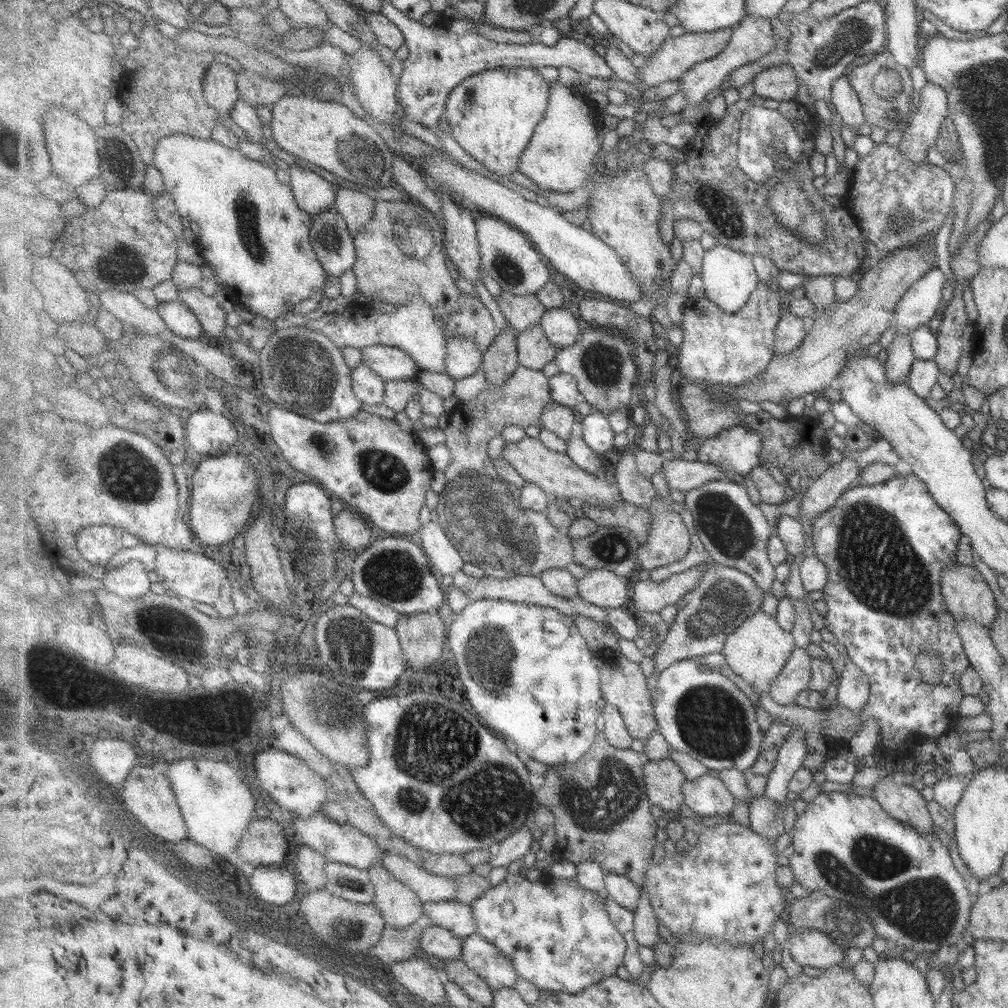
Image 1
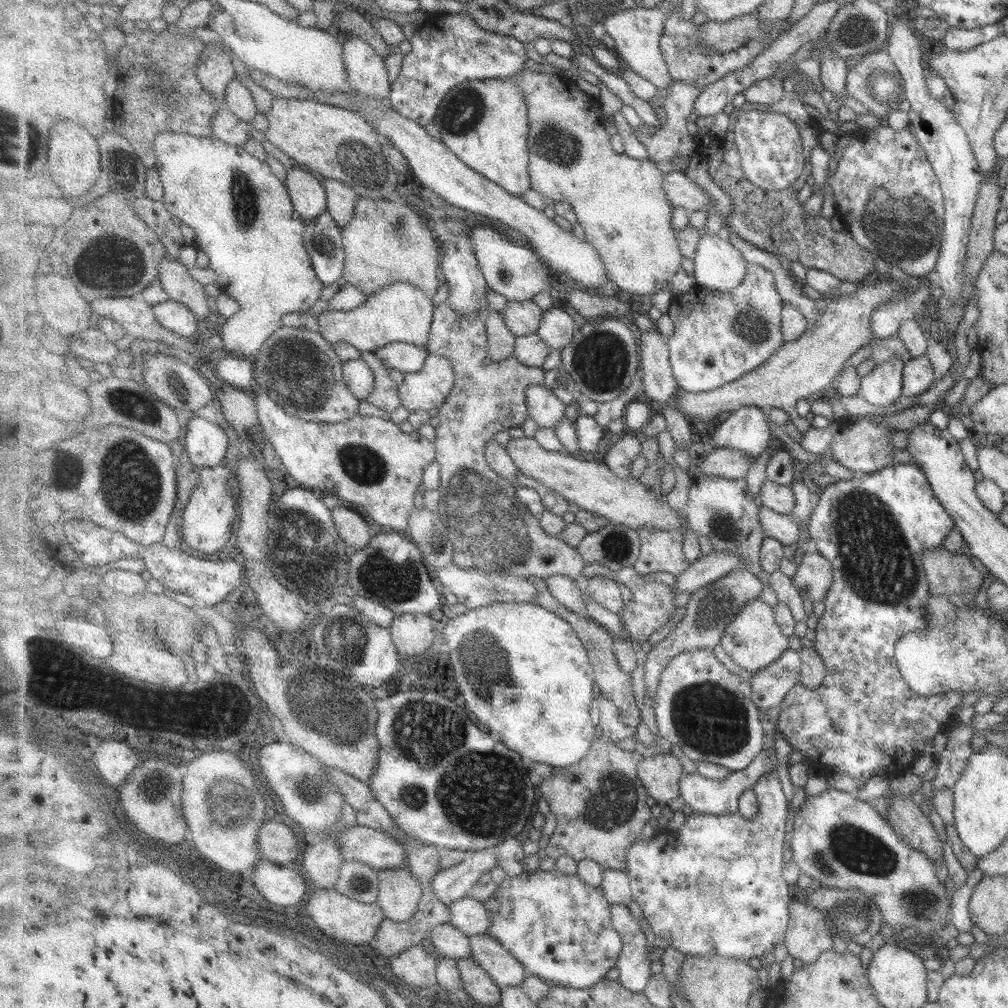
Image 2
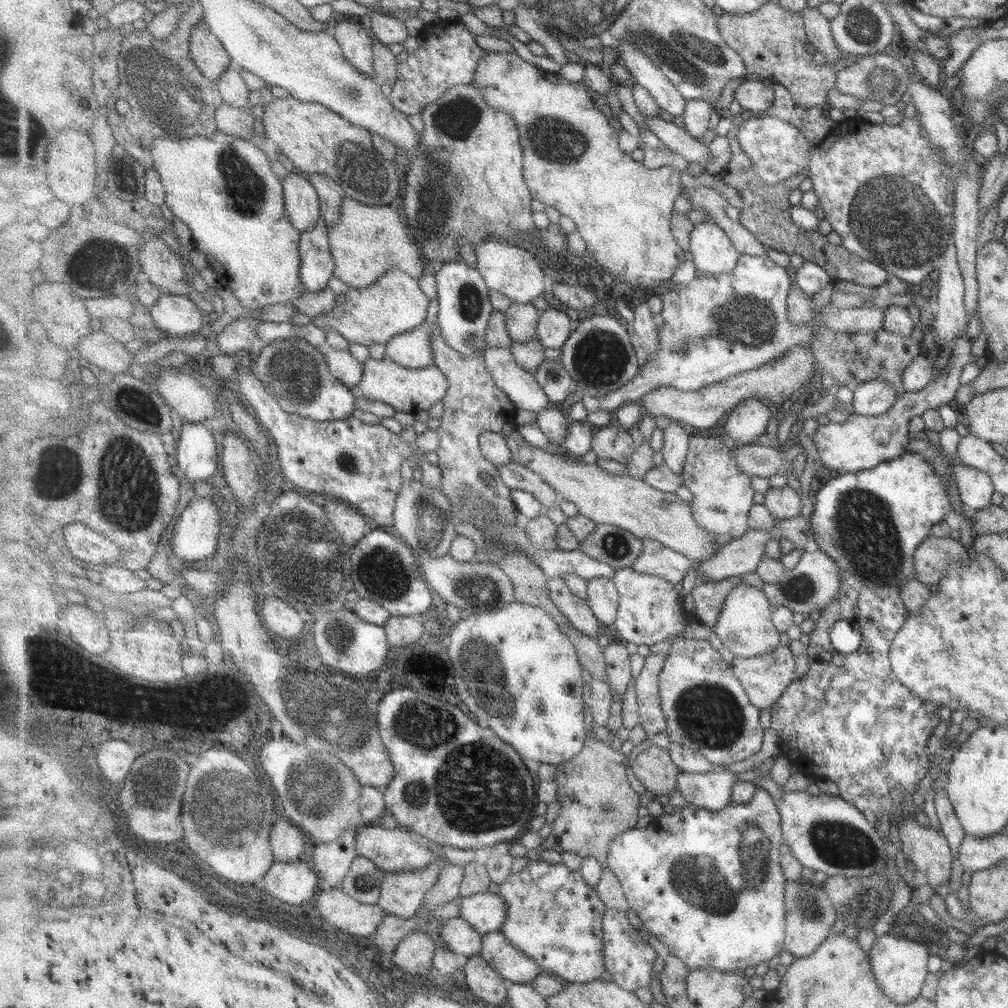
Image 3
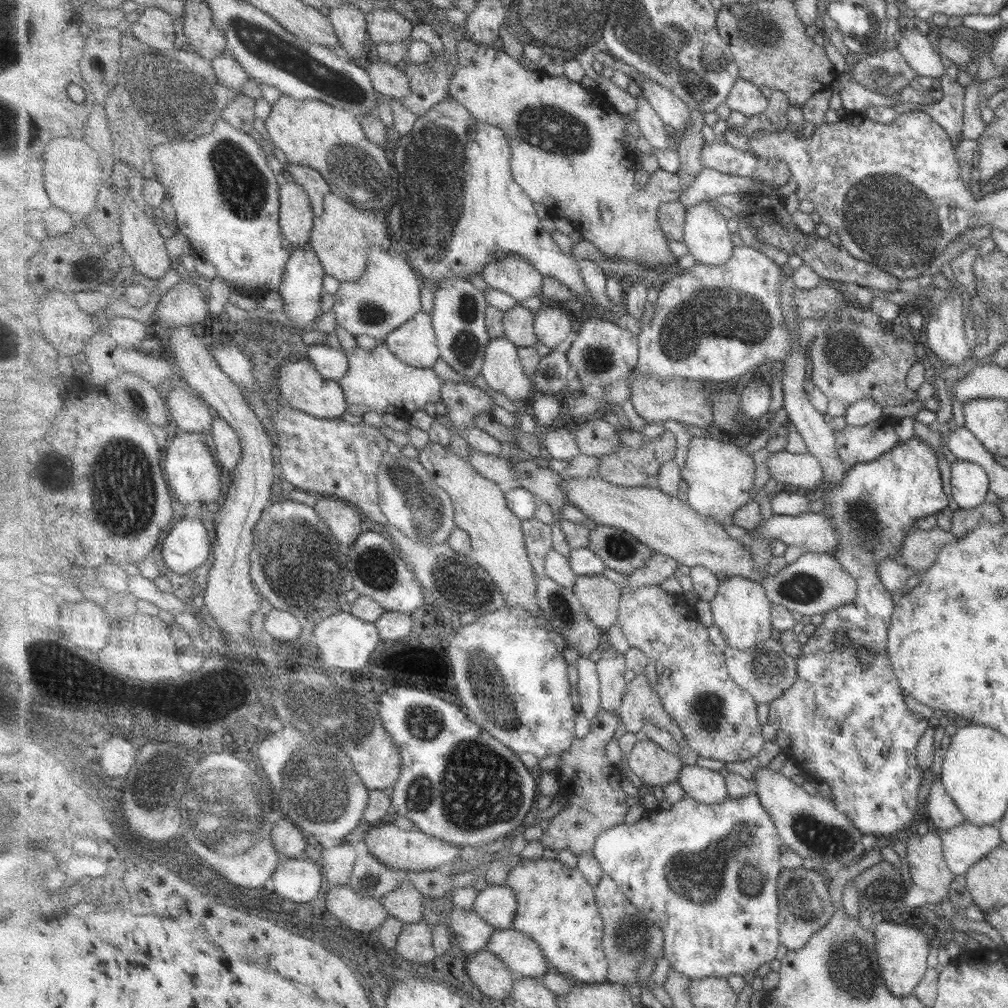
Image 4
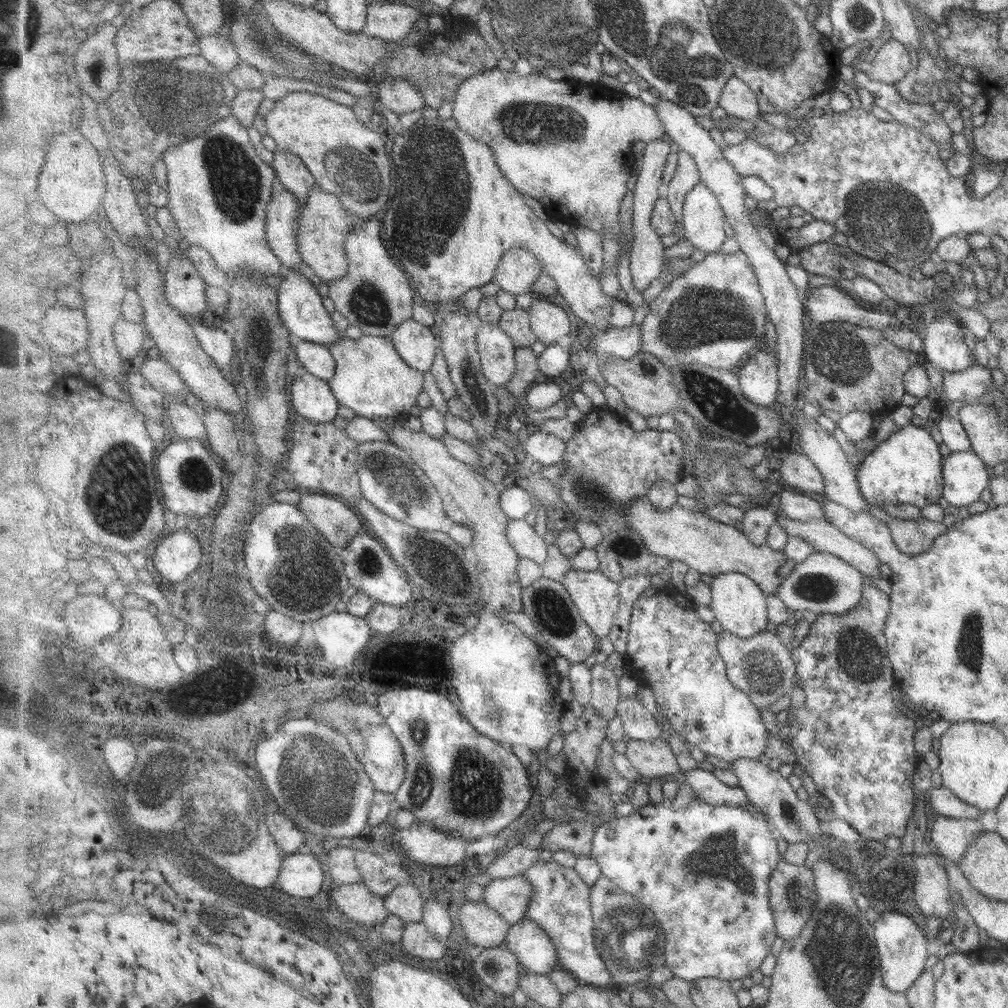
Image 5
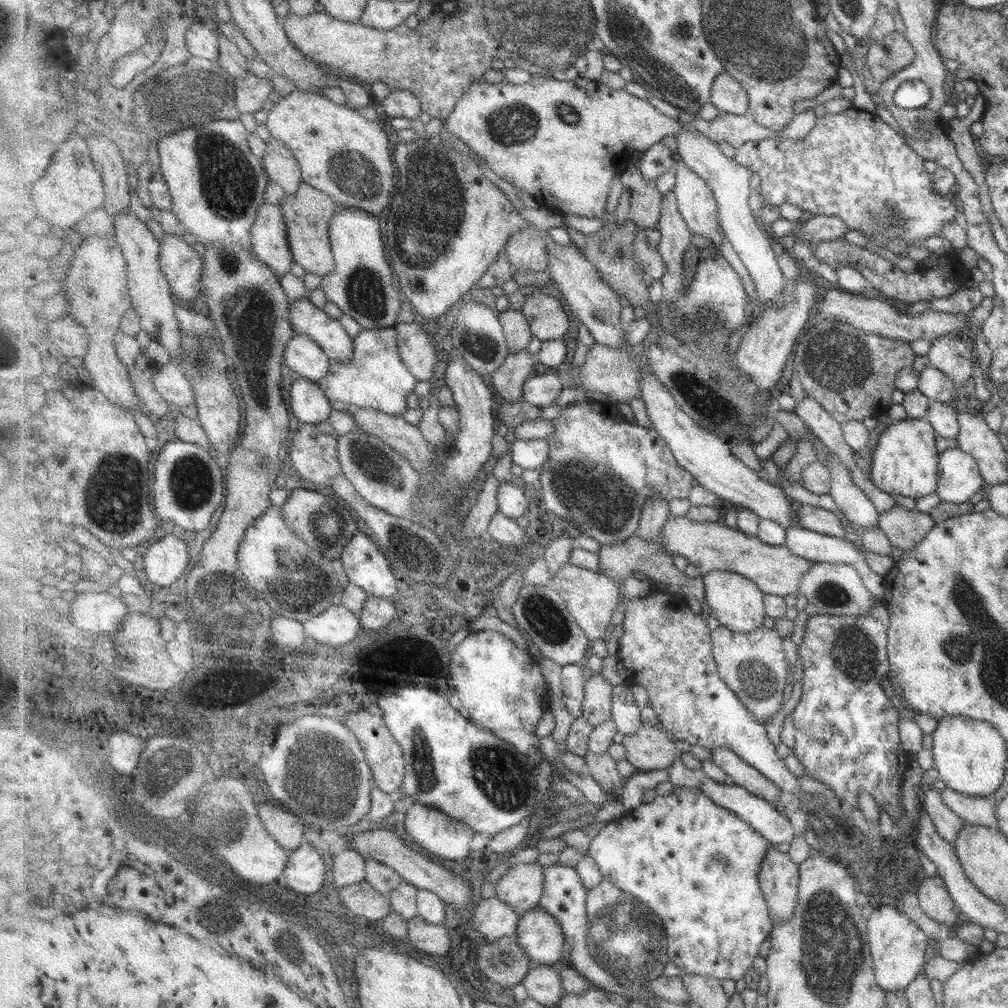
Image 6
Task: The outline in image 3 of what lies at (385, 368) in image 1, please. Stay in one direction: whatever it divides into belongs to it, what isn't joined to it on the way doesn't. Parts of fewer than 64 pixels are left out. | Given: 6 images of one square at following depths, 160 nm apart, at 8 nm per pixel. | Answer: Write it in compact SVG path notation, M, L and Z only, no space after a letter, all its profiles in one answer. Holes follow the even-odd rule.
M437 299L429 301L426 323L419 329L399 334L386 344L386 356L393 362L417 370L434 363L434 324L438 322L440 306Z

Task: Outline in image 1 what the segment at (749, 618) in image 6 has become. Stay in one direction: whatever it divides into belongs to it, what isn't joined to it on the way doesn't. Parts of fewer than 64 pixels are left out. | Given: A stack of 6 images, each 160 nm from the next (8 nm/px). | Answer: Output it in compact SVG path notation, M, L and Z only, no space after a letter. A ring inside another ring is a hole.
M760 611L729 635L721 654L731 670L743 681L749 683L750 688L757 695L770 694L771 685L786 667L796 647L794 636L778 623L776 616L773 618Z

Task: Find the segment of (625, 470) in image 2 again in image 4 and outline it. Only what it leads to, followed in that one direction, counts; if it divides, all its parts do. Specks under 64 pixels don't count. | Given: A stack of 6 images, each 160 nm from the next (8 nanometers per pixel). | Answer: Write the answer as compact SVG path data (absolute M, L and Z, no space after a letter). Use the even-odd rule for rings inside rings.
M599 415L570 424L576 432L580 451L587 456L607 456L622 447L619 430Z

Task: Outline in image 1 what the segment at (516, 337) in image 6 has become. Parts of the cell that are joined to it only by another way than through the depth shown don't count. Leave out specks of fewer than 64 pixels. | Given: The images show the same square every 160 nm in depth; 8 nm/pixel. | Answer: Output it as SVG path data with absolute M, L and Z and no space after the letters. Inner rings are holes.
M503 291L499 295L497 304L509 326L519 332L535 328L548 311L536 294L518 295L514 292Z

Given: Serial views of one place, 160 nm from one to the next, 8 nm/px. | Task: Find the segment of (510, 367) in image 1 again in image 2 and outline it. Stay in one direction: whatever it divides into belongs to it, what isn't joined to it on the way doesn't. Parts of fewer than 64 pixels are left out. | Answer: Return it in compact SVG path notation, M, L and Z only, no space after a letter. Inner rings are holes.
M490 310L486 330L490 362L503 362L514 356L518 337L509 330L501 312Z

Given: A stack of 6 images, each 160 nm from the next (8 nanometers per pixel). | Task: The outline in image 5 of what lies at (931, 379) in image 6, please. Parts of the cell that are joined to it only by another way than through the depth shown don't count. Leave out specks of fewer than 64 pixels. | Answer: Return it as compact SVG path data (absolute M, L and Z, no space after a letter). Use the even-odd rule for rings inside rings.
M970 364L967 368L955 372L945 372L942 377L941 392L949 402L976 402L979 396L990 395L995 389L989 369L978 364Z

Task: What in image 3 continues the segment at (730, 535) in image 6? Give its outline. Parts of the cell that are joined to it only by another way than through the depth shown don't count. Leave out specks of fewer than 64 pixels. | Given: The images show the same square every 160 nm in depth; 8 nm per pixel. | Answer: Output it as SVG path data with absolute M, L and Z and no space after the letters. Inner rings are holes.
M516 428L511 431L506 439L512 453L511 460L517 464L526 466L529 470L542 476L543 480L549 486L552 486L562 495L563 500L573 502L577 506L579 513L591 518L598 526L609 524L621 527L623 530L627 530L627 532L631 532L631 534L637 536L637 538L641 538L641 540L657 540L659 544L667 546L671 550L683 554L683 556L687 556L694 563L711 560L719 552L721 546L715 548L715 539L717 536L699 525L698 518L694 516L694 511L690 503L679 499L675 493L663 492L657 488L653 488L653 486L644 482L643 479L636 479L629 474L616 475L615 473L604 471L597 464L583 463L567 455L558 455L557 452L551 454L551 452L529 444Z

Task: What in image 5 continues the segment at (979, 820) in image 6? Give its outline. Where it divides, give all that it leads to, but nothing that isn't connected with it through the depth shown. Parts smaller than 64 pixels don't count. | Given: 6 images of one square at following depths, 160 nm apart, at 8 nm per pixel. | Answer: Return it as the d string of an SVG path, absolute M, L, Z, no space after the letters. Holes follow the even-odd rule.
M931 787L929 792L929 804L935 815L949 819L977 820L982 815L974 806L961 802L949 789L943 787Z

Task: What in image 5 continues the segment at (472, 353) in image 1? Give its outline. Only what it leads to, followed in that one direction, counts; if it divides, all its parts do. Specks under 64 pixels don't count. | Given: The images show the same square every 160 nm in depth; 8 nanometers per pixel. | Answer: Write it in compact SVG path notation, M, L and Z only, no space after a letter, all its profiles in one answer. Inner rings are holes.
M364 335L360 340L342 337L335 340L329 346L333 359L335 360L335 376L331 380L326 380L331 386L340 405L354 410L357 415L370 420L379 416L381 418L396 418L402 420L409 417L411 408L417 406L417 398L423 392L425 380L423 373L411 368L401 355L395 350L394 342L389 337L375 337Z

